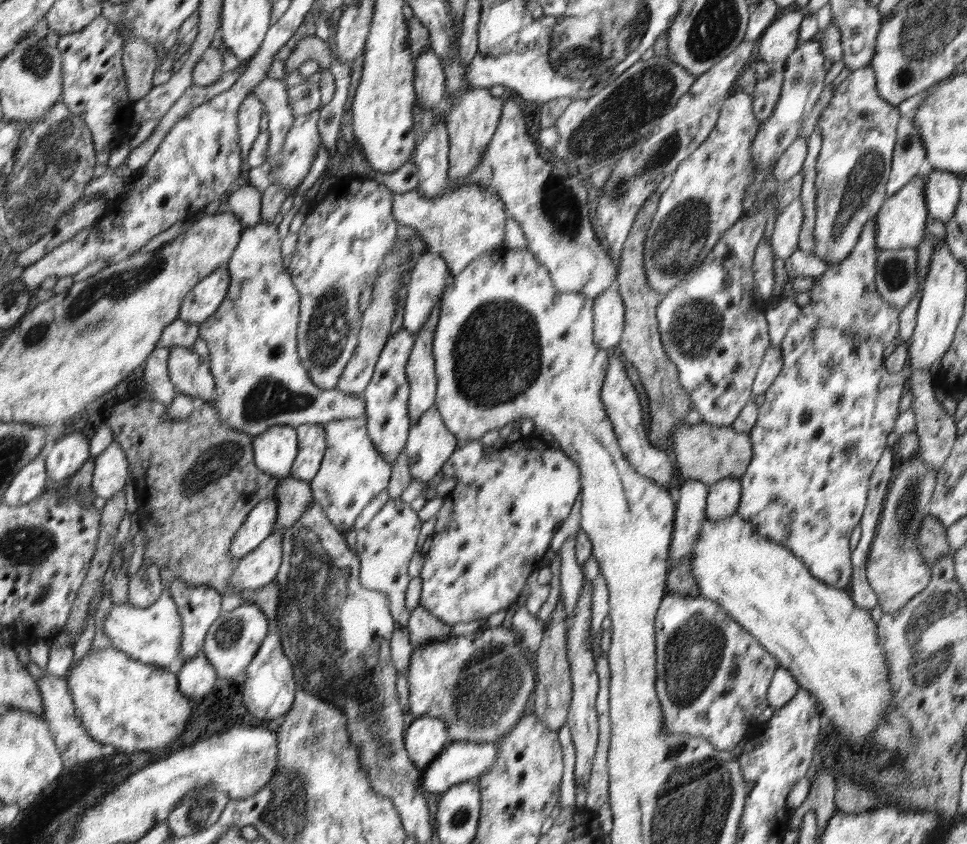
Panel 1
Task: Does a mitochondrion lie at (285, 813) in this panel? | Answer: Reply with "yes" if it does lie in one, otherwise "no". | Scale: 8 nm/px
yes

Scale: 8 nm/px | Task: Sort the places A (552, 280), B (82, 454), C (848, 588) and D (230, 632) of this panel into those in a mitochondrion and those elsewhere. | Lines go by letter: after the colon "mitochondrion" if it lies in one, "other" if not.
A: other
B: other
C: other
D: mitochondrion

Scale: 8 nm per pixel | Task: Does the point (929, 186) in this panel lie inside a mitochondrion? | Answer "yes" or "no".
no

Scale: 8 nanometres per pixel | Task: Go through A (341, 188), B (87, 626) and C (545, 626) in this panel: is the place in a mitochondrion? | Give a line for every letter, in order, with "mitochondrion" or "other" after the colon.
A: other
B: other
C: other

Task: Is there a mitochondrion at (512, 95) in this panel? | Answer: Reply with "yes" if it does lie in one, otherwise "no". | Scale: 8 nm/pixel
no

